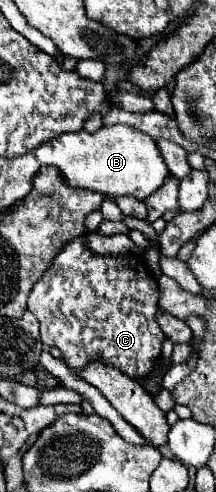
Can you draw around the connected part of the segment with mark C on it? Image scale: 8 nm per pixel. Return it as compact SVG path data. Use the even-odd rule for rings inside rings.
M76 237L76 241L68 243L48 267L44 277L34 285L28 297L28 311L40 321L40 339L44 347L58 347L64 363L72 371L82 371L92 361L102 361L118 369L120 373L140 379L146 377L156 359L160 357L162 343L166 335L162 333L156 313L158 313L158 283L156 277L146 269L144 259L136 255L112 257L112 255L96 255L88 249L88 237Z

